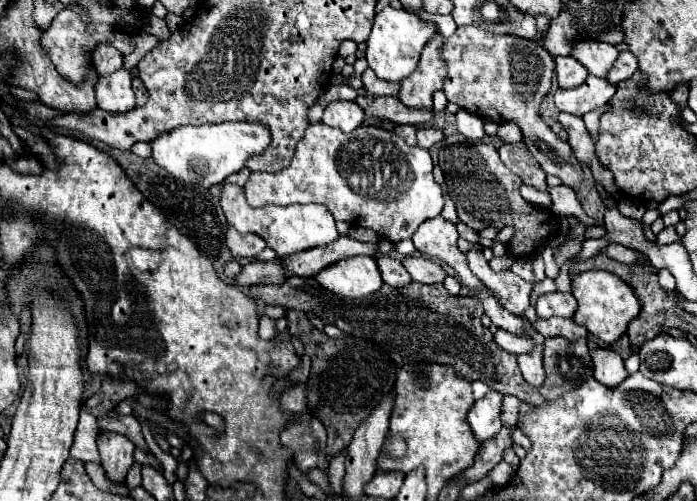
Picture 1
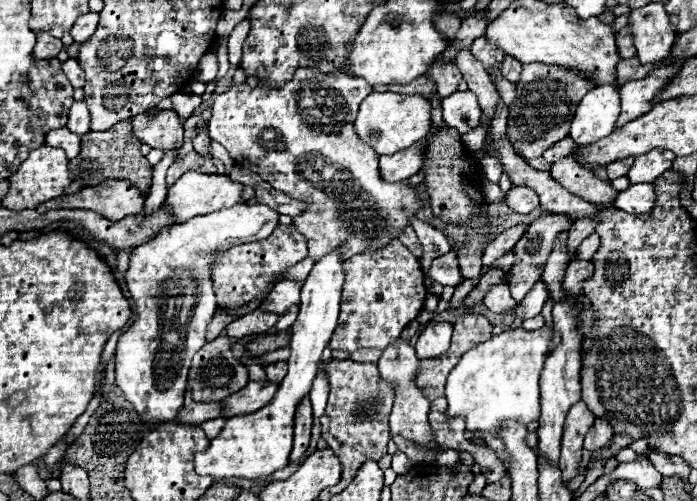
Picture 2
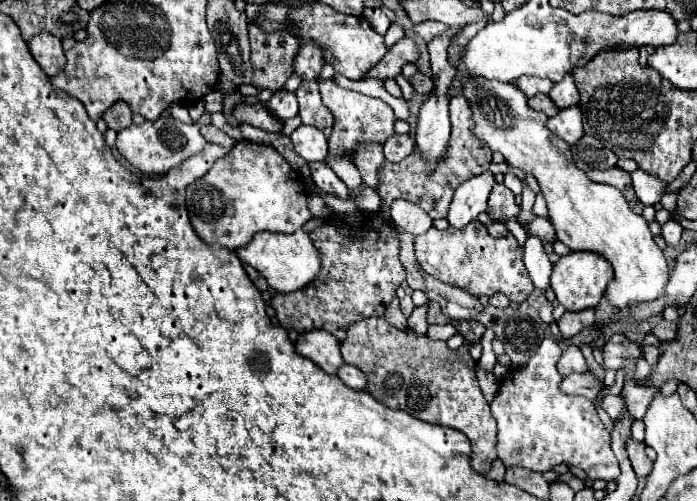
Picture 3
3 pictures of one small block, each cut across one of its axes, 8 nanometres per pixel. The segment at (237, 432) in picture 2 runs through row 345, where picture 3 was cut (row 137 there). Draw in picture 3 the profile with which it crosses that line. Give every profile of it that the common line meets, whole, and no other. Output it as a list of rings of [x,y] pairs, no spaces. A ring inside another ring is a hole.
[[[300,124],[294,132],[292,132],[292,142],[294,142],[294,150],[308,162],[322,162],[328,156],[328,140],[324,136],[322,130],[314,128],[314,126],[304,126]]]

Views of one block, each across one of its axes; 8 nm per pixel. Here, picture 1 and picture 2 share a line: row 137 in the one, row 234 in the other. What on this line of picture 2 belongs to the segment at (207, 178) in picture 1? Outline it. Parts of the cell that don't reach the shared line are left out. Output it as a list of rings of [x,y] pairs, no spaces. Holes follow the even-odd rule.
[[[238,204],[226,210],[218,210],[214,214],[196,216],[188,222],[174,224],[172,228],[162,230],[158,238],[144,242],[132,250],[126,284],[132,294],[132,300],[136,302],[136,320],[120,336],[116,346],[116,384],[134,404],[136,412],[142,416],[144,422],[172,420],[182,406],[188,366],[192,362],[192,356],[206,344],[206,326],[216,312],[216,298],[210,280],[210,268],[214,258],[212,254],[224,252],[236,244],[268,238],[274,232],[274,226],[278,226],[278,218],[280,214],[266,204]]]

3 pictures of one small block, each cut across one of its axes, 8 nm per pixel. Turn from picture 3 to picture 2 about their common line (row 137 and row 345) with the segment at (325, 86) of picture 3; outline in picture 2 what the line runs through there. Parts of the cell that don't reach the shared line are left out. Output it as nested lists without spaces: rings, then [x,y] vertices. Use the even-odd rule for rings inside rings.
[[[394,238],[394,240],[390,240],[388,246],[382,246],[376,252],[356,254],[350,260],[346,260],[344,272],[346,272],[346,282],[344,282],[344,290],[342,290],[340,318],[338,318],[338,326],[330,340],[330,348],[344,350],[348,354],[352,354],[360,348],[386,350],[386,346],[390,346],[390,342],[394,342],[400,336],[400,332],[420,314],[420,310],[424,306],[426,284],[424,284],[424,272],[422,272],[418,258],[404,244],[400,244],[398,238]]]

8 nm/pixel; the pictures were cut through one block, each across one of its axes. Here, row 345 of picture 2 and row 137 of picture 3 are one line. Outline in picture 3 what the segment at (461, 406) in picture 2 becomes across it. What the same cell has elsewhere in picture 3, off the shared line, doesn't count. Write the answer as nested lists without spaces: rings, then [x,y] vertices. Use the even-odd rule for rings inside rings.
[[[470,78],[462,92],[468,96],[472,112],[474,112],[474,122],[476,122],[474,134],[480,140],[484,140],[492,148],[492,152],[500,152],[508,164],[522,168],[524,174],[536,176],[540,190],[544,192],[544,198],[548,204],[548,216],[556,228],[558,240],[564,242],[570,250],[596,252],[612,264],[614,282],[610,282],[606,288],[608,304],[616,310],[628,310],[632,304],[646,304],[646,302],[662,298],[666,294],[666,284],[668,284],[668,276],[670,276],[666,256],[656,246],[654,236],[648,228],[648,222],[642,216],[632,212],[624,194],[614,186],[588,180],[588,176],[576,168],[576,164],[572,162],[570,146],[564,140],[558,140],[558,136],[554,136],[554,132],[550,132],[546,128],[548,116],[544,112],[536,112],[536,110],[528,108],[526,96],[516,84],[502,84],[496,80],[490,82],[490,80],[482,80],[482,78]]]

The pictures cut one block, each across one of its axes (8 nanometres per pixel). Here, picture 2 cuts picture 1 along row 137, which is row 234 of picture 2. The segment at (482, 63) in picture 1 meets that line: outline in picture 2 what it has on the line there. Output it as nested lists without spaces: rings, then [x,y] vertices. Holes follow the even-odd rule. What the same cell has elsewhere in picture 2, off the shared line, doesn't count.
[[[548,214],[548,216],[542,216],[540,220],[536,220],[536,222],[532,222],[530,226],[528,226],[528,230],[524,232],[524,236],[516,242],[516,246],[512,248],[512,252],[514,252],[514,256],[516,256],[516,262],[512,264],[512,268],[510,268],[510,292],[512,292],[512,298],[516,300],[516,302],[520,302],[530,290],[532,290],[532,286],[540,280],[540,276],[542,276],[542,268],[544,268],[544,264],[546,264],[546,260],[548,260],[548,256],[550,256],[550,252],[552,252],[552,244],[554,244],[554,240],[556,240],[556,236],[562,232],[562,230],[568,230],[572,226],[572,222],[568,220],[568,218],[564,218],[564,216],[560,216],[560,214]]]

